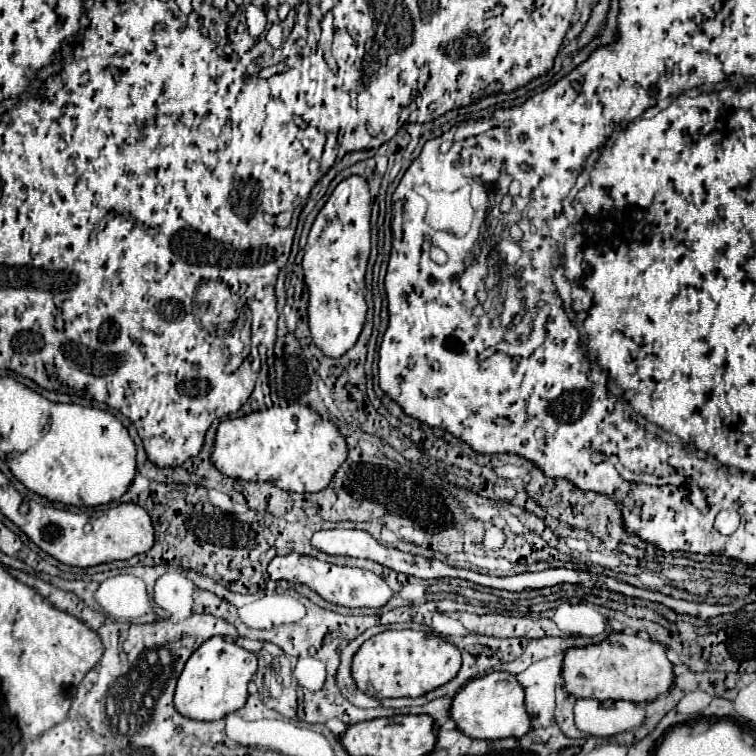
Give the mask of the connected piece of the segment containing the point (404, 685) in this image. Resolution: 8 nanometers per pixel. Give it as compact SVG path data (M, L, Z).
M383 631L361 645L353 657L353 679L359 691L369 697L421 697L447 681L461 669L461 651L435 633L425 631Z

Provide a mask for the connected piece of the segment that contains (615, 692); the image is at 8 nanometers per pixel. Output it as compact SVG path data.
M611 633L605 641L589 647L567 649L563 661L563 683L565 689L577 699L597 699L597 701L633 701L649 703L671 689L675 673L673 663L667 659L667 647L659 641L645 641L639 635Z

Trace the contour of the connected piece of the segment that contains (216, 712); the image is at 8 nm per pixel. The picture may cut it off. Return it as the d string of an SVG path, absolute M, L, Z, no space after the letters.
M211 637L207 639L185 663L185 669L177 681L177 689L175 689L175 707L181 715L189 717L189 719L199 719L199 721L217 721L223 719L225 715L237 711L239 707L245 705L249 691L247 685L251 681L251 677L257 671L257 655L239 647L235 641L225 641L223 637Z

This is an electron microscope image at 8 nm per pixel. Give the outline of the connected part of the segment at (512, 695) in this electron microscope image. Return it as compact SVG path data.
M493 671L485 677L469 681L455 697L451 705L451 719L457 727L473 739L505 739L523 737L531 731L531 715L525 709L525 691L517 677L507 671Z

